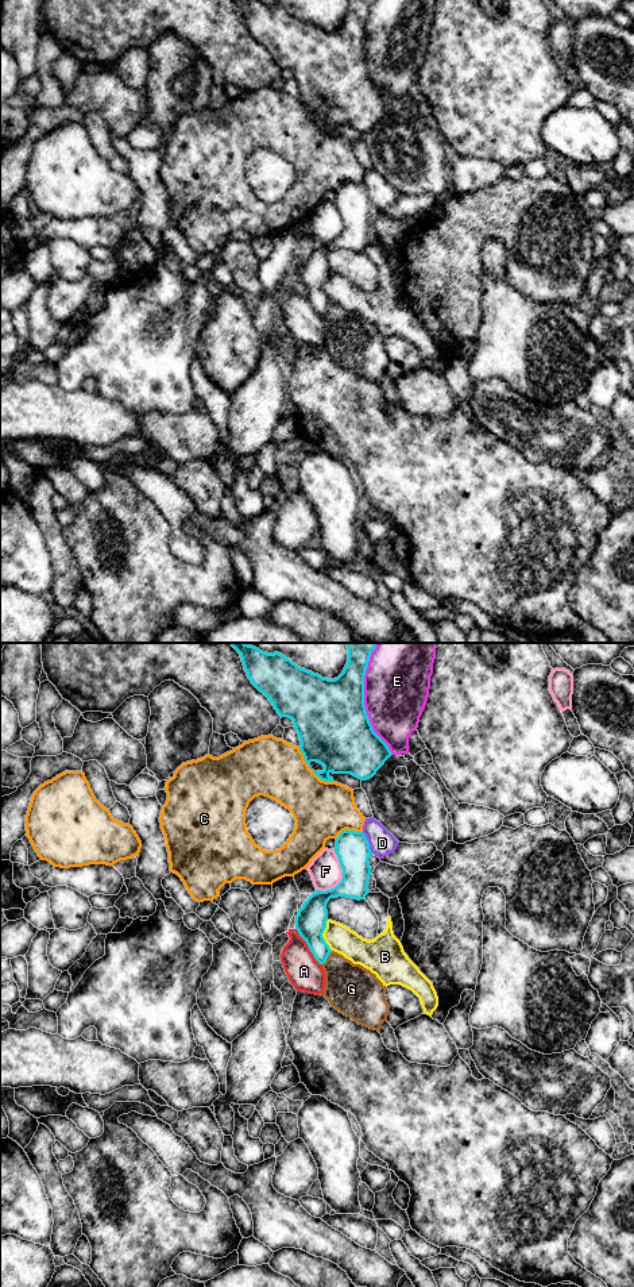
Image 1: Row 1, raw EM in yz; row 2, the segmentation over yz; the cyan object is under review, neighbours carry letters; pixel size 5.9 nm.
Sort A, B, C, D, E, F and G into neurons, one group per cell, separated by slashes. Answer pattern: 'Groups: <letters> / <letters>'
Groups: A / B / C / D / E / F / G

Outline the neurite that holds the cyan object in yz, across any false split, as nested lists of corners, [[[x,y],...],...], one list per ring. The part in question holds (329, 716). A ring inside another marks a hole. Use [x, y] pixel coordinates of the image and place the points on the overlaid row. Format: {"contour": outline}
{"contour": [[[232,643],[232,647],[240,654],[251,683],[268,698],[281,718],[293,720],[305,762],[321,781],[335,782],[330,772],[367,781],[393,755],[374,732],[364,706],[364,675],[376,643],[347,643],[348,662],[335,679],[301,668],[279,652],[267,654],[246,643]]]}

